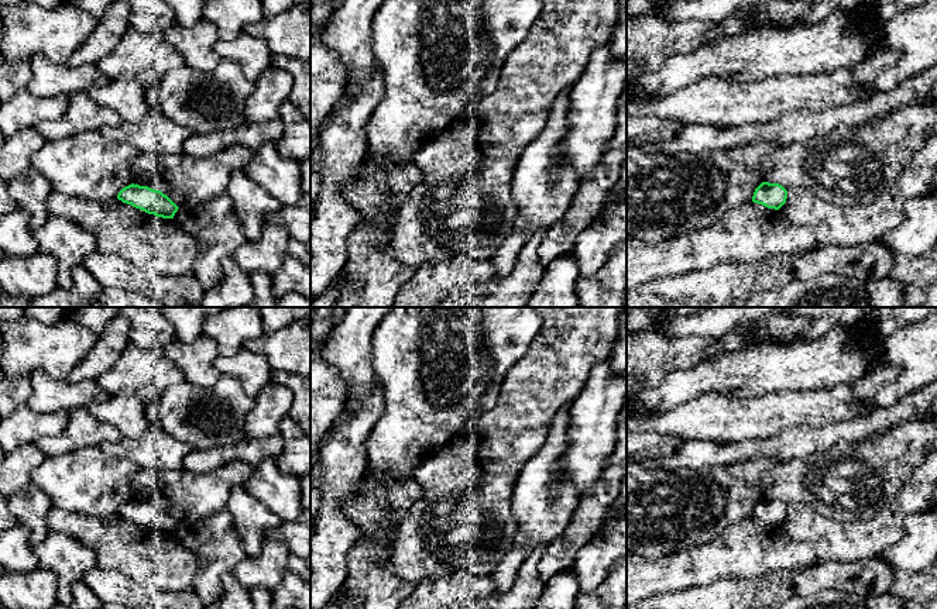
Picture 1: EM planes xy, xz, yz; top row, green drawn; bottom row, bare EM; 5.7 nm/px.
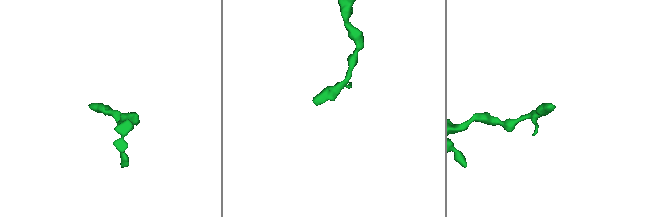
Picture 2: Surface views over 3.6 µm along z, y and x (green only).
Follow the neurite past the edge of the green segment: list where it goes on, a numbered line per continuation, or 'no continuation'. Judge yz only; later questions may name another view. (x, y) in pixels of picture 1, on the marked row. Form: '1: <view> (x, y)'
1: yz (790, 183)

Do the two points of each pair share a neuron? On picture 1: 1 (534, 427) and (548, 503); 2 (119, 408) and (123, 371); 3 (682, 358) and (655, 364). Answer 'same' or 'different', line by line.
1: different
2: different
3: same

